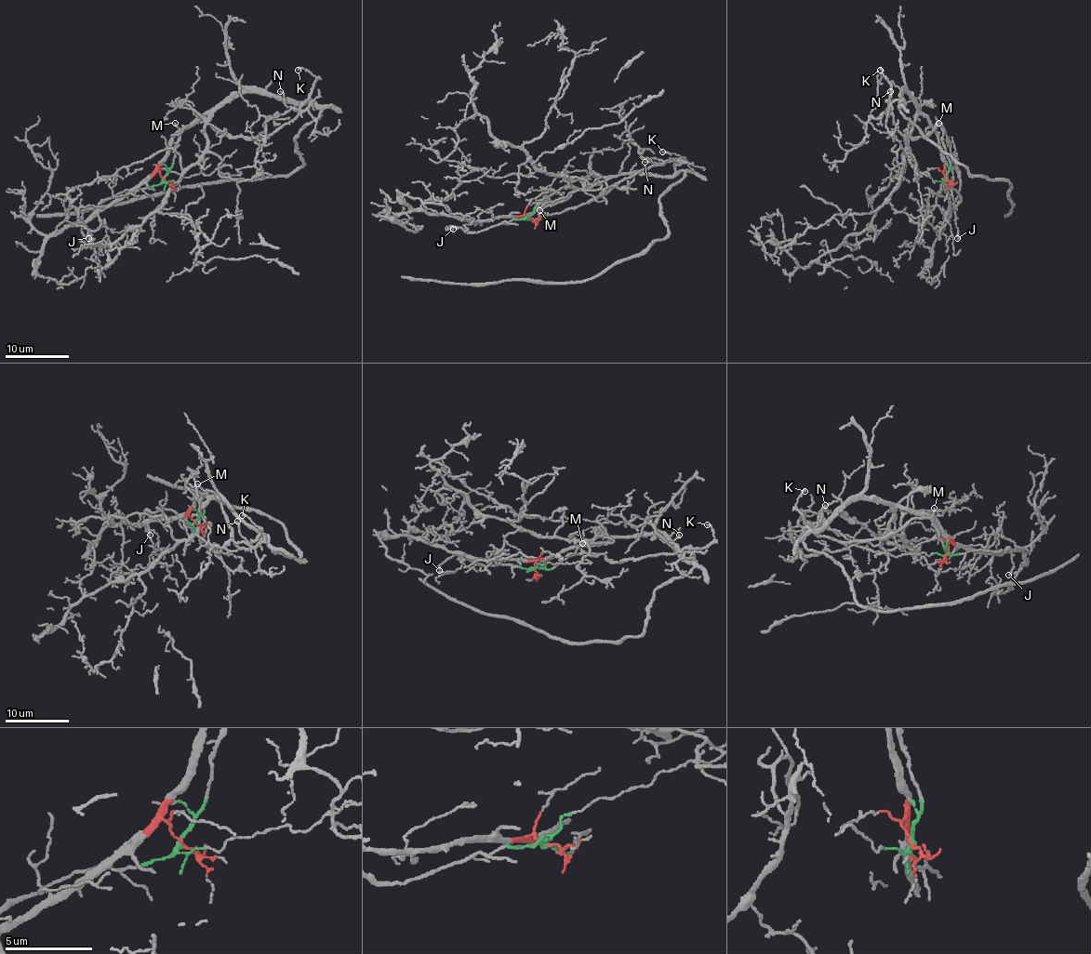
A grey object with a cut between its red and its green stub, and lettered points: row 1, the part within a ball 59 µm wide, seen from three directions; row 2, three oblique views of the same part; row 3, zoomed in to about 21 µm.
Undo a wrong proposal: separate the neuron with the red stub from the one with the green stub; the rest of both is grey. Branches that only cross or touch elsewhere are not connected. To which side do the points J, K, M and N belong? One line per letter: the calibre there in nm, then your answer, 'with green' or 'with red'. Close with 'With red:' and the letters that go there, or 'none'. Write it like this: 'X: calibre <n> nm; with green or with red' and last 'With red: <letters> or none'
J: calibre 110 nm; with green
K: calibre 150 nm; with green
M: calibre 100 nm; with green
N: calibre 130 nm; with green
With red: none

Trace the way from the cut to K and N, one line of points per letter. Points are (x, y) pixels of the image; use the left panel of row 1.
K: (163, 178), (180, 132), (192, 125), (209, 123), (248, 137), (286, 125), (315, 80), (298, 69)
N: (163, 178), (188, 126), (209, 123), (221, 132), (257, 137), (288, 123), (298, 113), (280, 91)

